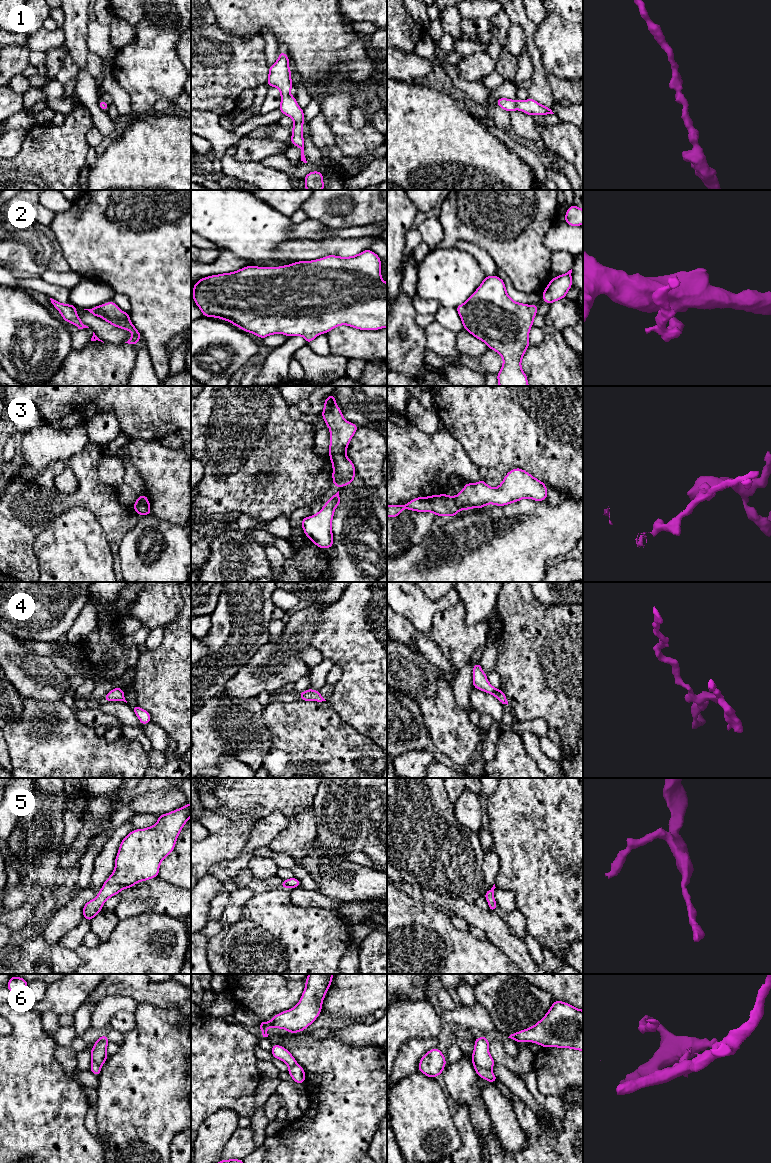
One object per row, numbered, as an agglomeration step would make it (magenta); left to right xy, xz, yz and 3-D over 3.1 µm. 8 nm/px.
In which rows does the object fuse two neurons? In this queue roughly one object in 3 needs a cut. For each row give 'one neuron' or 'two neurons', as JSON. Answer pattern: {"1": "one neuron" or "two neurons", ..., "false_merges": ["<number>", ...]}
{"1": "one neuron", "2": "one neuron", "3": "one neuron", "4": "one neuron", "5": "one neuron", "6": "two neurons", "false_merges": ["6"]}

